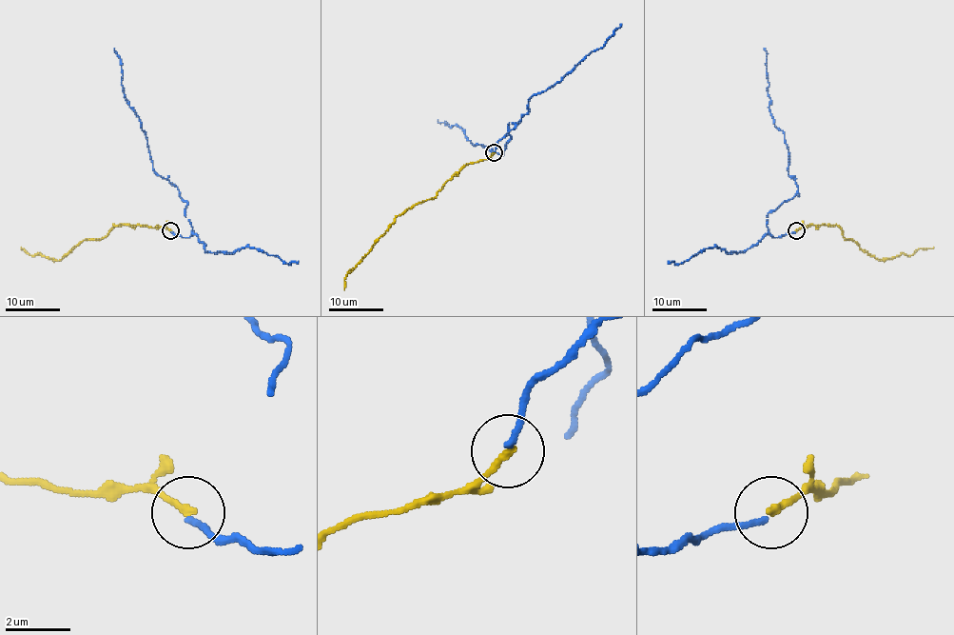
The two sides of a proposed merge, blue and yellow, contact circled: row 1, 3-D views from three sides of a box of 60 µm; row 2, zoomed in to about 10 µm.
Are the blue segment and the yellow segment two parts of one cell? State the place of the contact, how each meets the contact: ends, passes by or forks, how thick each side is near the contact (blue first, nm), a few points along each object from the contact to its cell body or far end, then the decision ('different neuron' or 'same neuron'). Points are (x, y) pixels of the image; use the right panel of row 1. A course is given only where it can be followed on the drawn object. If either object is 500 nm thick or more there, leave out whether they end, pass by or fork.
at (796, 230); blue ends there; yellow ends there; 180 nm thick on the blue side, 240 nm on the other; blue runs (795, 231), (773, 237), (766, 222), (798, 187), (788, 174), (784, 133), (770, 112), (764, 48); yellow runs (796, 230), (836, 225), (846, 239), (880, 261), (933, 247); same neuron

